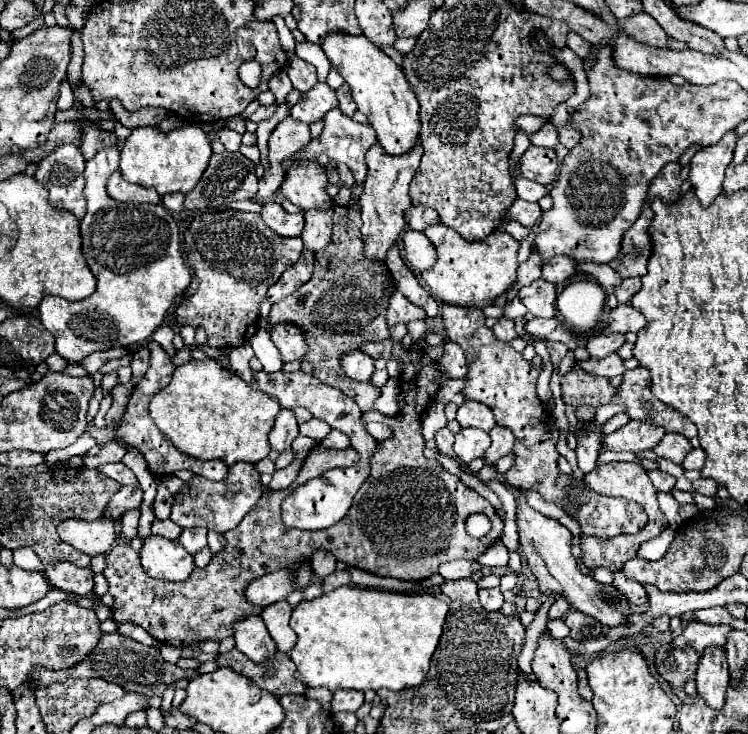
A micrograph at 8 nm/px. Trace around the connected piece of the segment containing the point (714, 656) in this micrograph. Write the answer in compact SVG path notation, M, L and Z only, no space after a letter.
M706 648L698 664L696 688L700 698L704 698L712 710L724 708L728 680L730 680L730 674L728 674L728 662L726 662L724 650Z

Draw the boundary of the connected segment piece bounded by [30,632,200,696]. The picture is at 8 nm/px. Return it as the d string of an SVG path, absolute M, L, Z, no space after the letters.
M118 632L114 634L104 634L102 640L98 642L98 646L90 652L90 656L86 656L80 664L76 664L74 668L68 670L48 670L48 668L36 668L36 672L30 674L30 686L40 688L40 686L48 686L52 682L60 682L68 676L76 676L76 678L104 678L108 682L120 684L124 690L134 690L134 692L142 692L146 696L162 696L168 686L176 680L190 680L196 674L200 674L198 670L184 670L178 668L176 664L170 664L162 658L160 650L156 646L146 646L142 642L136 642L134 638L122 636Z

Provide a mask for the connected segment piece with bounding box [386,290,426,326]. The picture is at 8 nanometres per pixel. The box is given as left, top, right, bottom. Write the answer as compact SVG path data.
M394 290L392 298L390 298L390 306L388 306L388 326L396 326L396 324L410 324L416 320L424 320L426 312L414 304L410 304L398 290Z

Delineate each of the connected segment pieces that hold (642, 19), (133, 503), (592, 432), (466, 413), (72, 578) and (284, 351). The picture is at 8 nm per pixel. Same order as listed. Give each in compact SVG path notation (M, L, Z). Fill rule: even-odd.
M640 12L640 14L630 16L626 20L618 20L618 28L622 32L634 36L636 40L644 42L644 44L652 44L652 46L658 46L658 48L664 48L666 42L668 42L668 34L646 12Z
M122 486L108 502L106 506L106 516L118 520L126 510L130 508L138 508L142 502L142 490L140 488L128 488L128 486Z
M586 424L586 434L578 436L578 448L576 448L576 456L578 456L578 466L580 466L580 470L592 472L592 468L596 468L600 442L602 442L600 426Z
M466 400L460 408L458 408L458 416L456 420L460 422L462 428L480 428L484 432L492 430L494 428L494 416L492 416L492 410L486 406L486 404L480 404L480 402L474 402L474 400Z
M58 562L44 570L48 580L74 596L90 596L94 592L94 574L90 568L78 568L70 562Z
M276 324L270 332L272 342L276 344L276 348L282 354L284 362L292 362L292 360L300 360L304 356L304 352L308 352L308 342L304 340L300 328L296 328L294 324Z

